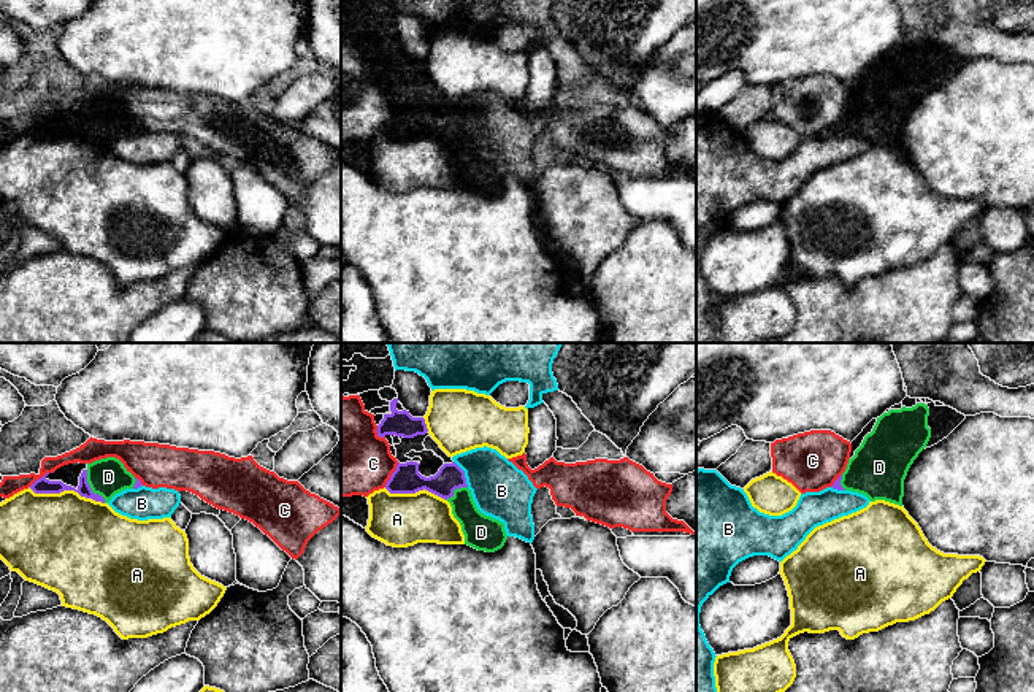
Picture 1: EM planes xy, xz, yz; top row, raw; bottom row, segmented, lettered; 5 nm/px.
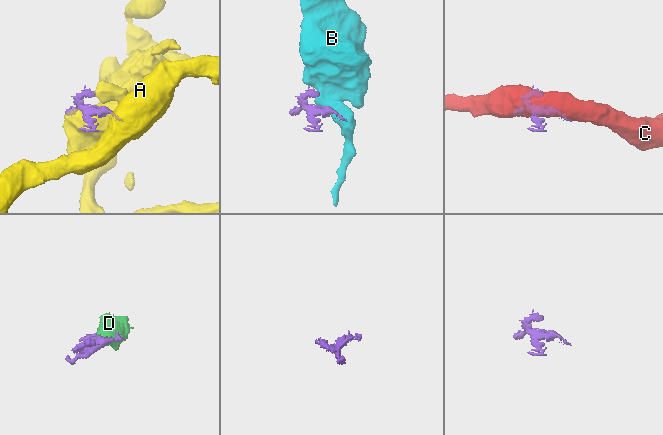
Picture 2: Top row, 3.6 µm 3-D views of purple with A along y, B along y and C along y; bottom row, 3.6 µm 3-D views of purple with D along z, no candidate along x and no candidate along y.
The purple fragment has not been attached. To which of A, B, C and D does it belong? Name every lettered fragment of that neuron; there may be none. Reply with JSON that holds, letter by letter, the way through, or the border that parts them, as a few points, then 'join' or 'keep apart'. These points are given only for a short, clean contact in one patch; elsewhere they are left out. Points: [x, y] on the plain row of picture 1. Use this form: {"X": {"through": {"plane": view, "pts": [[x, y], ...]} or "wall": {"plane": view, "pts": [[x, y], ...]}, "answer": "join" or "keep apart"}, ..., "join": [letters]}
{"A": {"answer": "keep apart"}, "B": {"answer": "keep apart"}, "C": {"answer": "keep apart"}, "D": {"answer": "join"}, "join": ["D"]}

